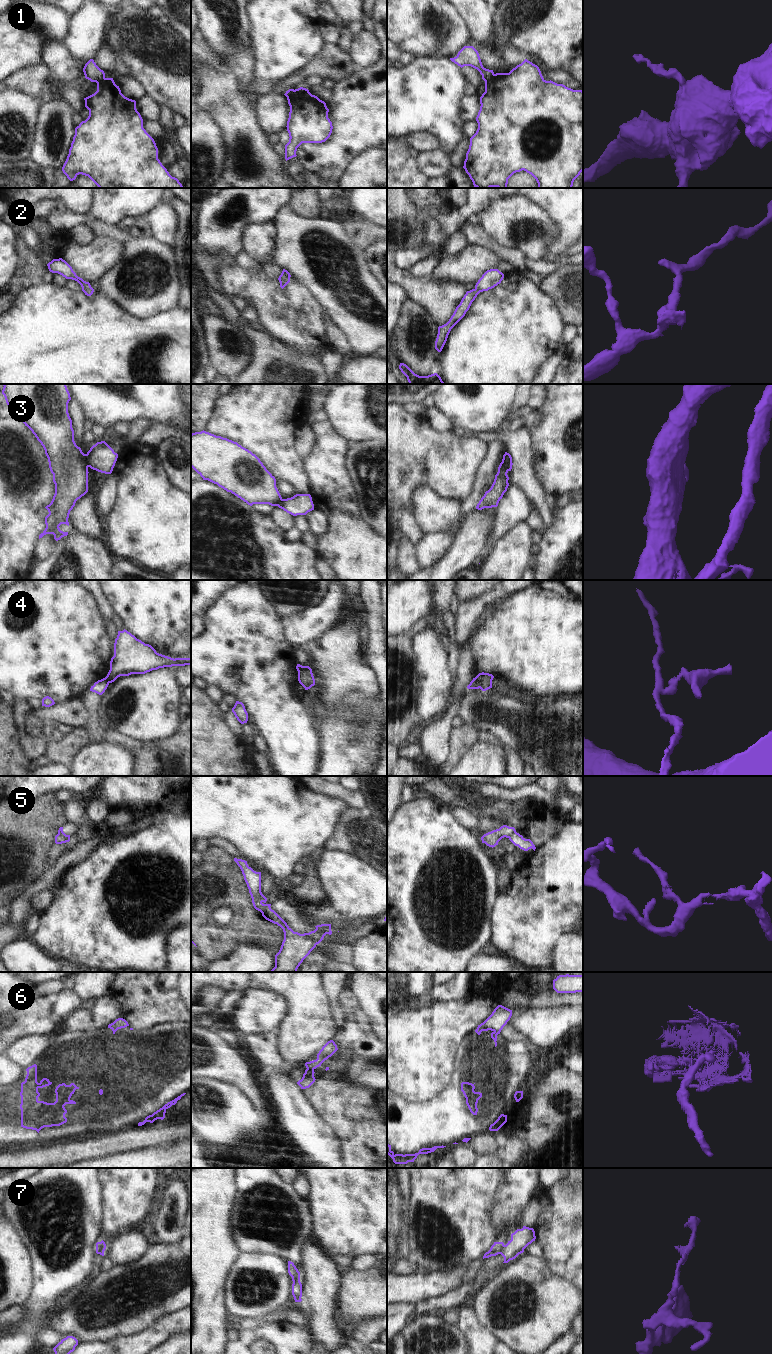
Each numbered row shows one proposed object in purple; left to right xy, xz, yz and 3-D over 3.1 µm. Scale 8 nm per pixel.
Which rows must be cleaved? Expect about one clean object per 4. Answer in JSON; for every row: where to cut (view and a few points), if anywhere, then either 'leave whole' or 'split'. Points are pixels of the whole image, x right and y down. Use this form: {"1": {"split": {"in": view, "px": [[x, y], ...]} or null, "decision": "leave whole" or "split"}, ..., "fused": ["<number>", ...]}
{"1": {"split": {"in": "xz", "px": [[297, 89], [287, 98]]}, "decision": "split"}, "2": {"split": null, "decision": "leave whole"}, "3": {"split": {"in": "xy", "px": [[84, 454], [88, 466]]}, "decision": "split"}, "4": {"split": {"in": "yz", "px": [[474, 678], [480, 687]]}, "decision": "split"}, "5": {"split": {"in": "xz", "px": [[252, 898], [261, 903]]}, "decision": "split"}, "6": {"split": {"in": "xz", "px": [[316, 1060], [313, 1070], [308, 1073]]}, "decision": "split"}, "7": {"split": {"in": "yz", "px": [[505, 1245], [499, 1253]]}, "decision": "split"}, "fused": ["1", "3", "4", "5", "6", "7"]}

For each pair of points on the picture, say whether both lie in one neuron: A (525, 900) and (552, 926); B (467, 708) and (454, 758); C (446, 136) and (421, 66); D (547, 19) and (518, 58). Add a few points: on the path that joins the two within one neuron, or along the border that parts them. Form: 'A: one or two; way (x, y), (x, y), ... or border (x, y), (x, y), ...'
A: one; way (532, 907), (545, 919)
B: two; border (463, 723), (472, 725), (477, 731)
C: one; way (441, 119), (426, 99), (426, 83)
D: two; border (500, 52), (507, 47), (515, 47), (524, 57)

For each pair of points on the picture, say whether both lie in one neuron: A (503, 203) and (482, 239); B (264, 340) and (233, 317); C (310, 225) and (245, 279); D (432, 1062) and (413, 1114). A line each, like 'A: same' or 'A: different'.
A: different
B: same
C: different
D: different

